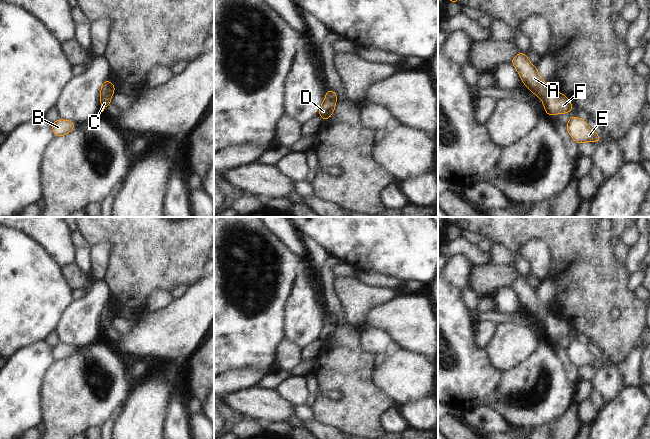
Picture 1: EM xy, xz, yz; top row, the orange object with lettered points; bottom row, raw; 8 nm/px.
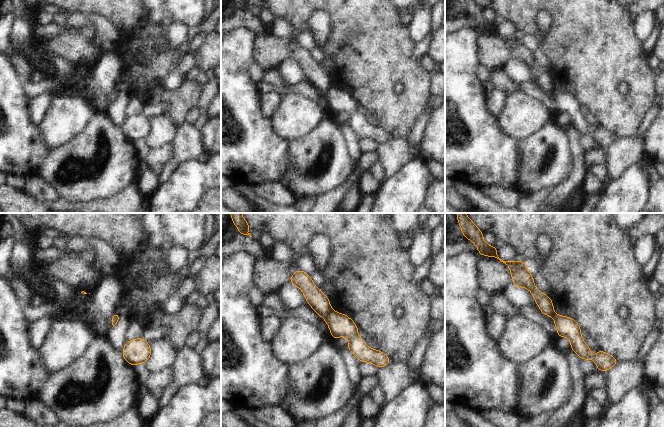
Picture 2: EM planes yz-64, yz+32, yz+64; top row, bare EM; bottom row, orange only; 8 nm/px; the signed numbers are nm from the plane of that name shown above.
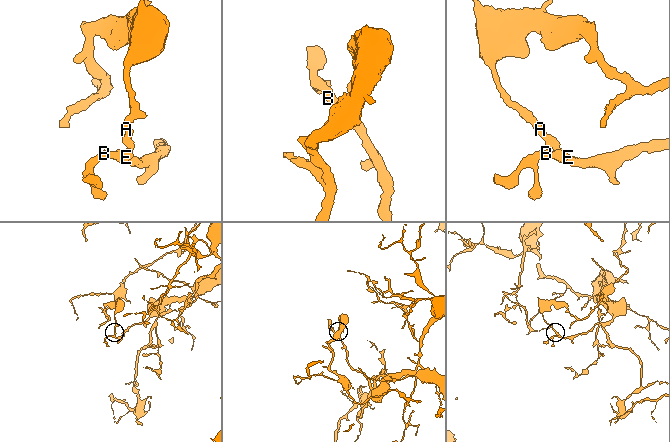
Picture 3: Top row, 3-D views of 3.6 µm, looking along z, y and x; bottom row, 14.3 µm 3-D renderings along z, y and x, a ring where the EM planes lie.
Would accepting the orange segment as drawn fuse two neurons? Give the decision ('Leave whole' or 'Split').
Split.

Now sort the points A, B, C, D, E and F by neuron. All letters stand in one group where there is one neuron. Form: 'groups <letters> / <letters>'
groups A / B C D E F

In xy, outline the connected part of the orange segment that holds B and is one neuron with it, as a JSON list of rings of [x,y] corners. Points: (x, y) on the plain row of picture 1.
[[[61,343],[55,345],[52,348],[55,361],[68,358],[72,353],[75,352],[75,350],[76,350],[75,347],[70,346],[68,344],[61,344]]]

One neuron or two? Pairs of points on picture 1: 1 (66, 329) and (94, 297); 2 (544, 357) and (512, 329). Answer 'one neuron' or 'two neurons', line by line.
1: one neuron
2: two neurons

